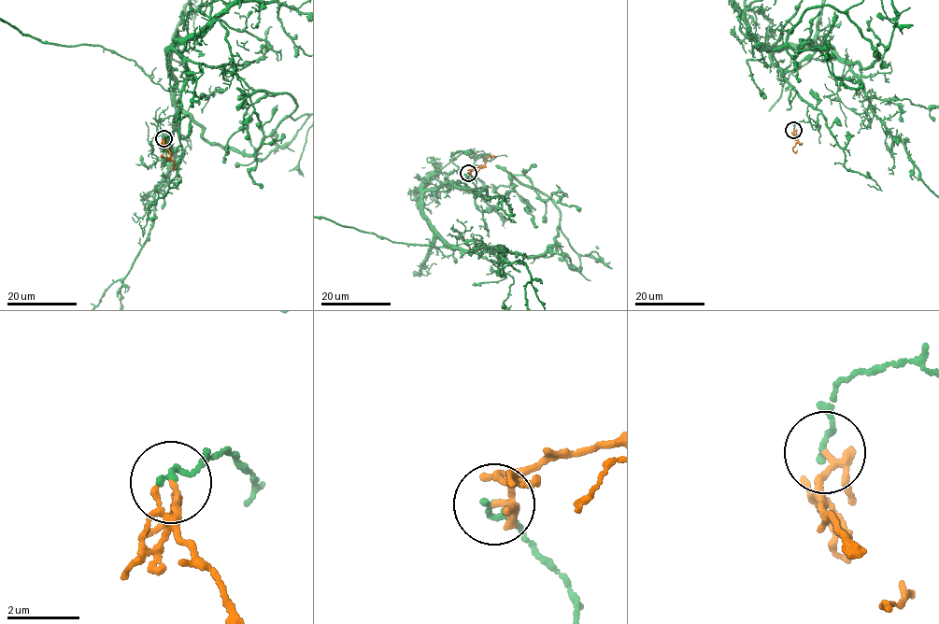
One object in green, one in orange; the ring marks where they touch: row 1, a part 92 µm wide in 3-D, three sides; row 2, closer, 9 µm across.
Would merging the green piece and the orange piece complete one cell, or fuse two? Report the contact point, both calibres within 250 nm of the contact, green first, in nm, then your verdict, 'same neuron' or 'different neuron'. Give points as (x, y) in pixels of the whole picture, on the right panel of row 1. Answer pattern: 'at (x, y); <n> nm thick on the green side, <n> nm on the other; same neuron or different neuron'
at (793, 130); 140 nm thick on the green side, 160 nm on the other; different neuron

